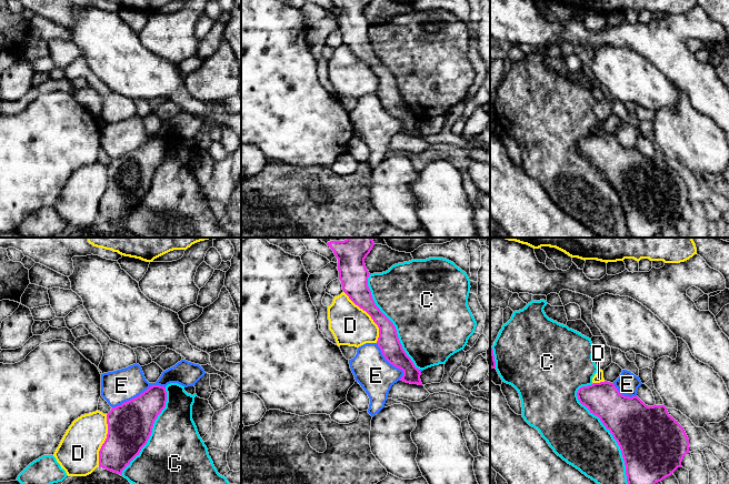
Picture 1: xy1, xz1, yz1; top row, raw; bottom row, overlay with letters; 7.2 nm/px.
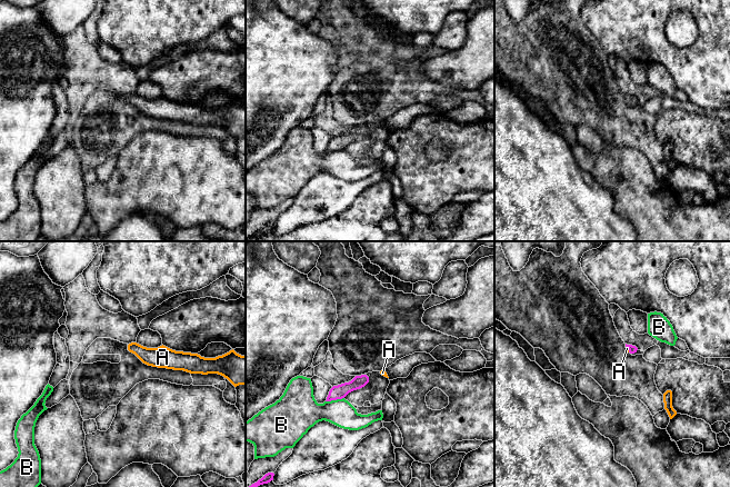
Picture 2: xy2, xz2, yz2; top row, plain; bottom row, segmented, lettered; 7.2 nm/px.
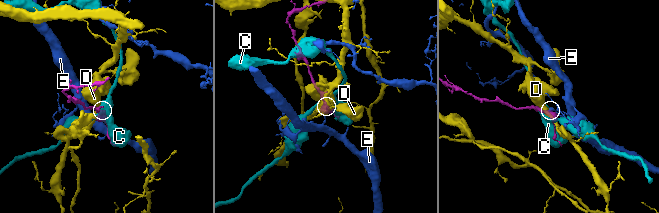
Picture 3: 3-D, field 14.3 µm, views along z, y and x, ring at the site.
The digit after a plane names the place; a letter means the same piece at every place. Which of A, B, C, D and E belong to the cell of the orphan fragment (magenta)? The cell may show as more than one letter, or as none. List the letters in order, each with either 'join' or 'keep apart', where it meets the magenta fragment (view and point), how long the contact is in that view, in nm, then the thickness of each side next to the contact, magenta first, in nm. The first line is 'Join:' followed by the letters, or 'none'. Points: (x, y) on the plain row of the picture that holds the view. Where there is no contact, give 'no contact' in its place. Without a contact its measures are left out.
Join: A
A: join; meets magenta in yz2 at (628, 99); contact 40 nm long; 60 nm thick on the magenta side, 20 nm on the other
B: keep apart; meets magenta in xz2 at (334, 150); contact 140 nm long; 100 nm thick on the magenta side, 260 nm on the other
C: keep apart; meets magenta in yz1 at (611, 184); contact 800 nm long; 420 nm thick on the magenta side, 400 nm on the other
D: keep apart; meets magenta in xz1 at (369, 66); contact 440 nm long; 190 nm thick on the magenta side, 280 nm on the other
E: keep apart; meets magenta in xy1 at (139, 147); contact 420 nm long; 320 nm thick on the magenta side, 240 nm on the other

